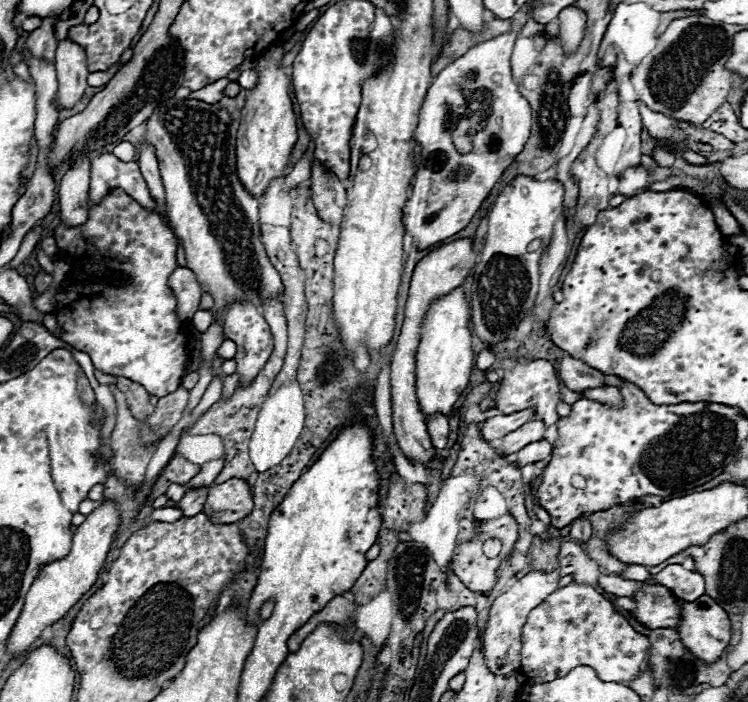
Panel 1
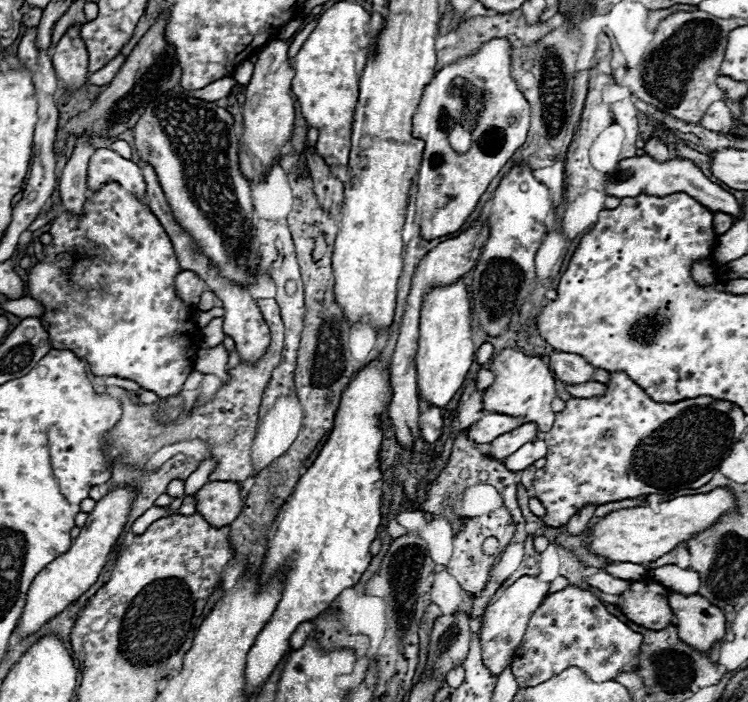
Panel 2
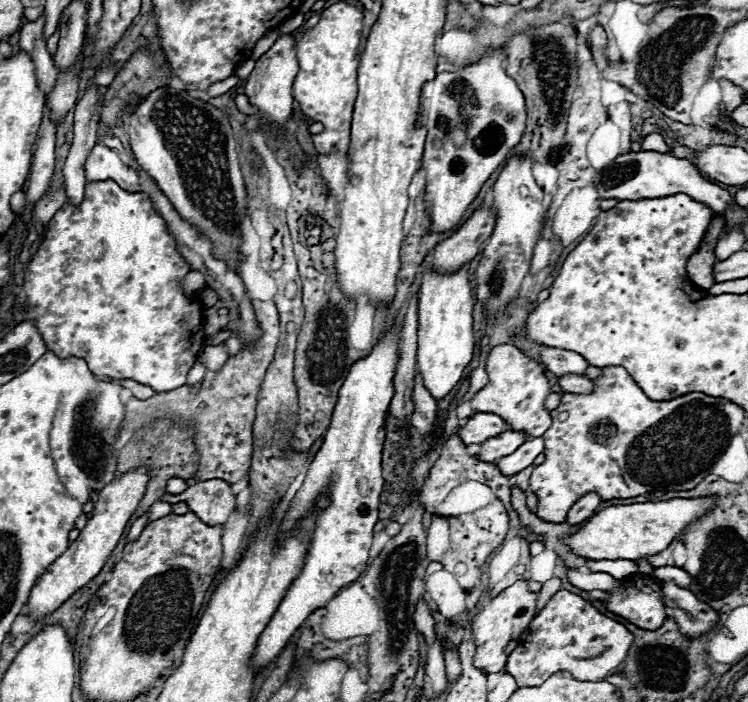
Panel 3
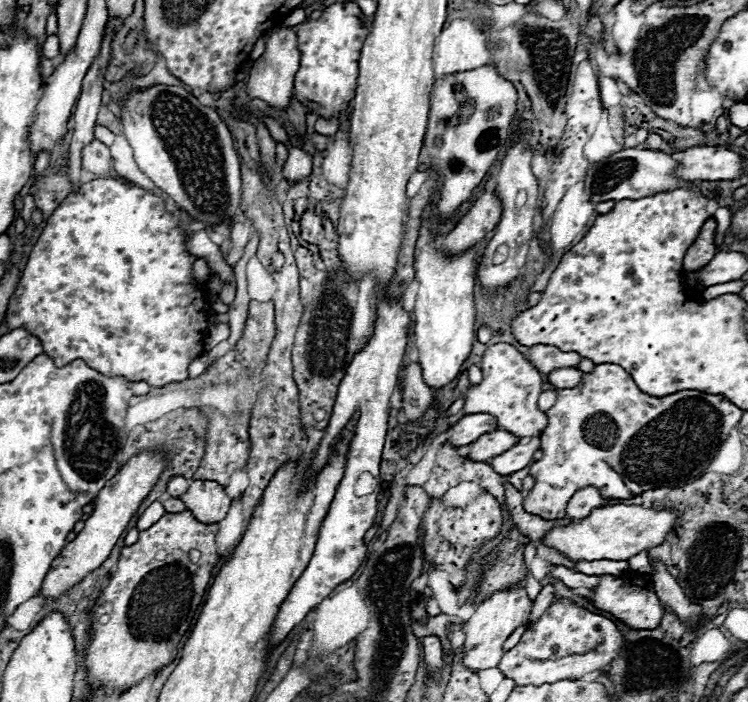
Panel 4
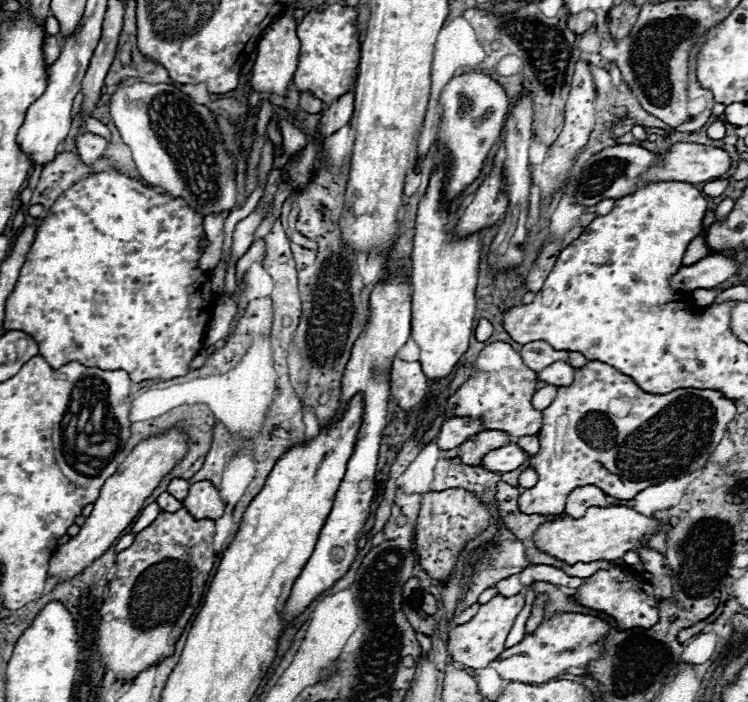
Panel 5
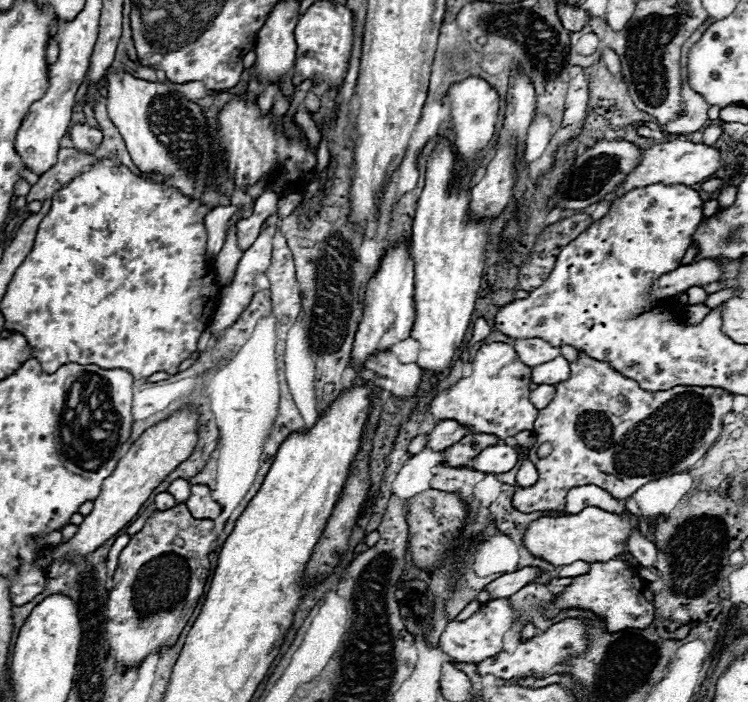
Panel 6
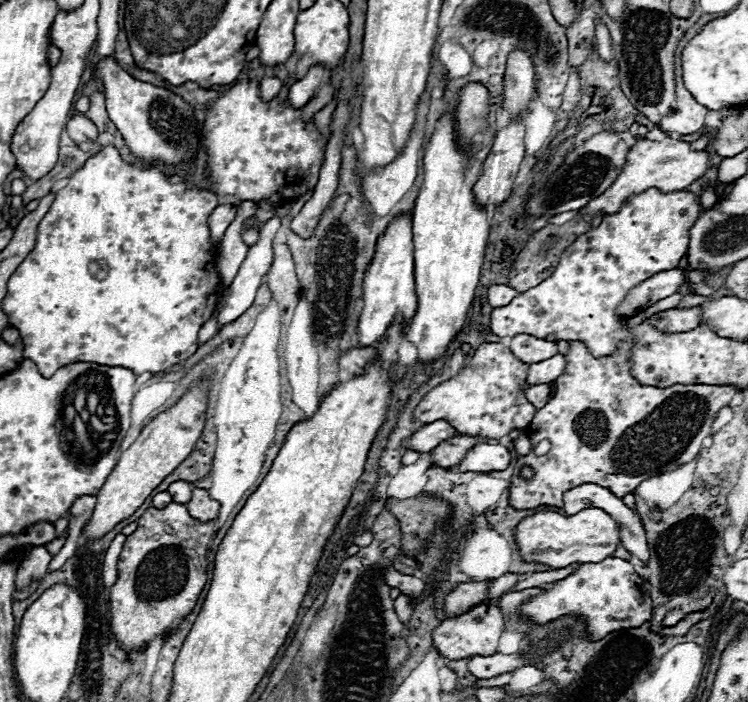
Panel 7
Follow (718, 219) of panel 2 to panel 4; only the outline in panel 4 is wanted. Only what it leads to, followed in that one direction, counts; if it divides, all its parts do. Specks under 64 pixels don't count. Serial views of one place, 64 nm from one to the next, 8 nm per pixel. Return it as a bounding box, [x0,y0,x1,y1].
[684,218,718,272]

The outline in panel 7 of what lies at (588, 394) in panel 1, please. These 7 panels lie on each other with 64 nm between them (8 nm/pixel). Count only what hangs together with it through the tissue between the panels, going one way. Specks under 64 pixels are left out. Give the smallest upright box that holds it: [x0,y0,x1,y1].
[526,354,564,384]

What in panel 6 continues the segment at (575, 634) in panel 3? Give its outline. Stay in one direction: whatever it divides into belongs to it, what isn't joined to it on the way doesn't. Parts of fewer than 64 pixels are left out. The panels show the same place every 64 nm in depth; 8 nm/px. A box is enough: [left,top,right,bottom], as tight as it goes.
[476,618,586,680]

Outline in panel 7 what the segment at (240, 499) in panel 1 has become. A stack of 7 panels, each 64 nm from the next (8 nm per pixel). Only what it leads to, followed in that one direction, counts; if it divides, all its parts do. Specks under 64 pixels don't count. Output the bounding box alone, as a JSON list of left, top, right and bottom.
[186,488,220,522]

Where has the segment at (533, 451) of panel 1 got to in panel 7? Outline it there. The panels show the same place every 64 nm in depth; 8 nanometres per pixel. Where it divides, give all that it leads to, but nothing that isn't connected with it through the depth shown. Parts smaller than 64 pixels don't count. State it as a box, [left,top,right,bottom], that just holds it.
[458,442,512,472]

